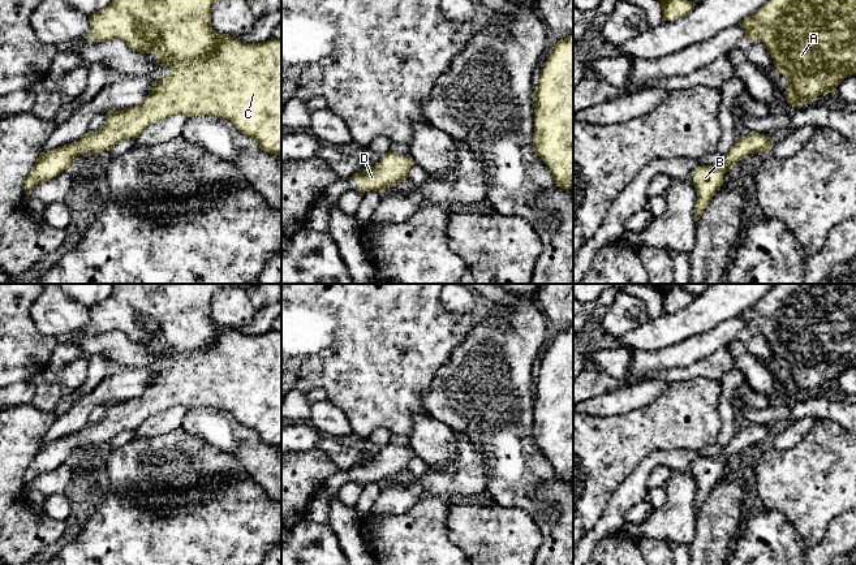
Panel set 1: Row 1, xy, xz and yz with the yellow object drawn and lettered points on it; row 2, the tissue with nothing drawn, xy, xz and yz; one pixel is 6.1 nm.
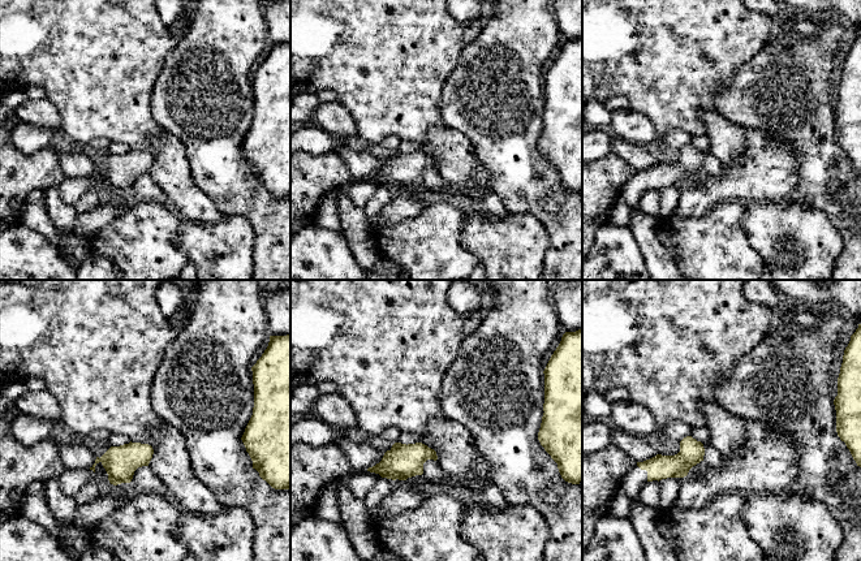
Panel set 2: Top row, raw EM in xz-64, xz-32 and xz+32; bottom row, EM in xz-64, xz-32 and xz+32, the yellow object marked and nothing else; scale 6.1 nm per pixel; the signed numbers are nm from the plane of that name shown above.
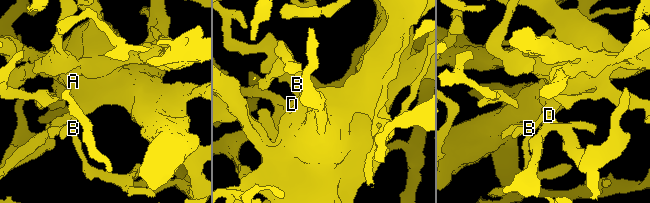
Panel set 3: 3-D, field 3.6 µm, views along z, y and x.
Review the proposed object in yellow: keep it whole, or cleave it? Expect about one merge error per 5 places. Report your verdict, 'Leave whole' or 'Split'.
Leave whole

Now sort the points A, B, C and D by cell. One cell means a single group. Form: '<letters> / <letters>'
A B C D

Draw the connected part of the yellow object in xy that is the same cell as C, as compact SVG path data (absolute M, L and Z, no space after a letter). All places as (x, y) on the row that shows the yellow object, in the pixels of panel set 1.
M112 0L89 17L87 42L121 39L129 48L150 53L172 70L159 77L138 105L109 112L106 124L81 139L39 154L25 180L25 194L57 177L83 154L103 154L120 141L138 138L145 129L168 116L208 115L228 120L255 139L264 152L281 155L281 40L245 43L236 35L215 33L211 10L215 0Z

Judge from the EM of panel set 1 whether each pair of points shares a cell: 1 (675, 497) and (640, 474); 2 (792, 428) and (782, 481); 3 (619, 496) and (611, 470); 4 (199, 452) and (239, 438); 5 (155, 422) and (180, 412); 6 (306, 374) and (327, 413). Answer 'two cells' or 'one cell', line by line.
1: two cells
2: two cells
3: two cells
4: two cells
5: one cell
6: two cells

